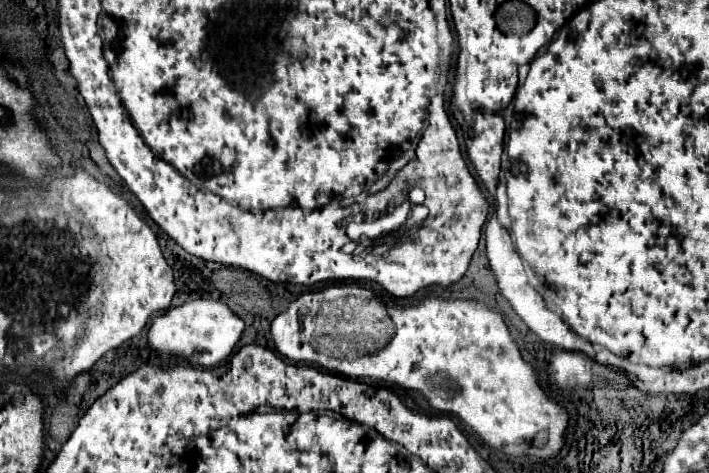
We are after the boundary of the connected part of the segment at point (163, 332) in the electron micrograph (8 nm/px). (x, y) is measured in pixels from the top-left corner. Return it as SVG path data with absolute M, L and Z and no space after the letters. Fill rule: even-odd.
M191 300L153 320L149 328L149 346L163 356L181 358L191 366L211 368L229 358L243 330L245 322L227 304L217 300Z

